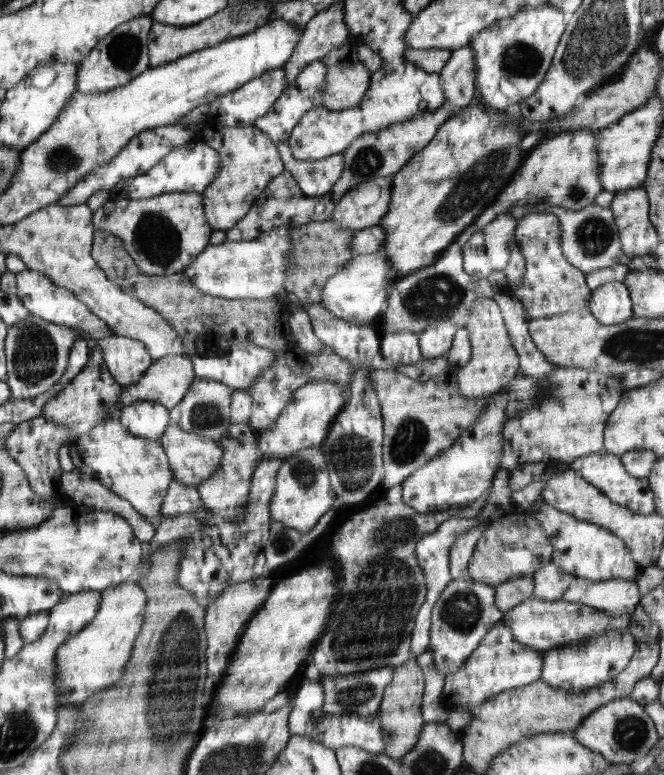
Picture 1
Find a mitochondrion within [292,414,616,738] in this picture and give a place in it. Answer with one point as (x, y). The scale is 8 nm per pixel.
(392, 615)

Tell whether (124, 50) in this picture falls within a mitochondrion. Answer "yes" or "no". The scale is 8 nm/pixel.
yes

